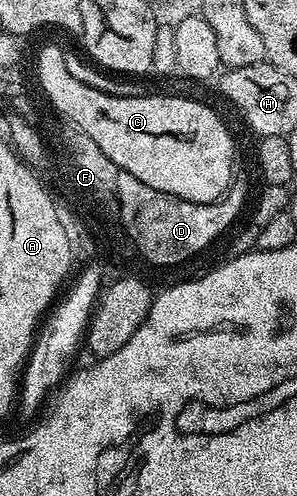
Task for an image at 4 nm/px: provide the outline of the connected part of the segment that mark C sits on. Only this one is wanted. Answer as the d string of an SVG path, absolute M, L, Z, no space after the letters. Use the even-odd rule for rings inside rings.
M42 49L38 53L38 70L36 77L41 79L43 83L50 89L50 98L59 105L70 117L74 117L74 122L82 125L82 130L92 135L92 139L96 142L97 147L115 164L115 166L128 175L136 175L136 179L140 179L140 183L148 183L148 187L156 187L156 191L164 191L173 197L179 197L185 201L192 203L204 203L211 205L213 201L221 200L223 194L228 190L230 182L235 180L234 173L234 141L230 138L230 133L226 130L226 125L209 109L206 105L201 105L198 99L188 96L167 96L149 95L143 97L113 97L112 94L105 94L104 91L98 91L95 87L86 86L84 83L76 79L75 76L68 73L68 68L62 63L62 49Z

